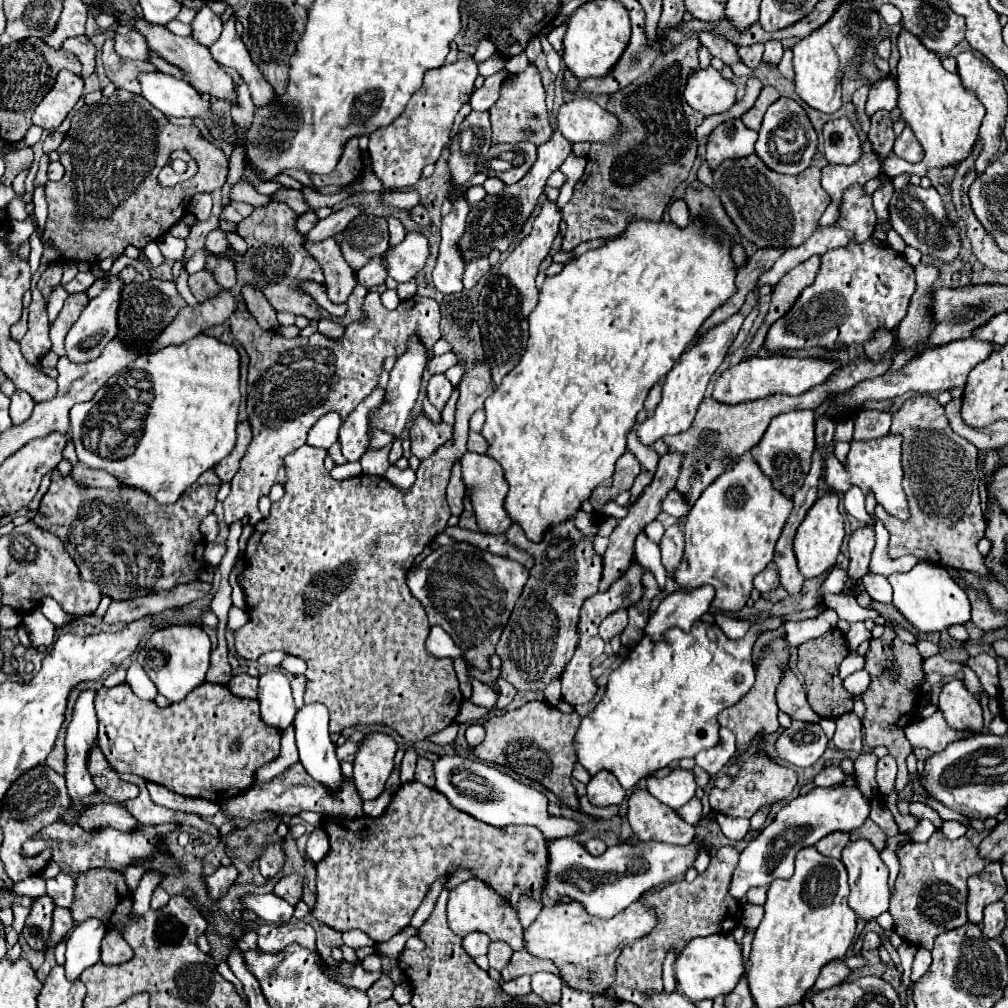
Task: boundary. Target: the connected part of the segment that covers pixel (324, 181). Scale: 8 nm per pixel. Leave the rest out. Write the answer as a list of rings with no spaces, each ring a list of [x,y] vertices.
[[[354,136],[352,140],[348,140],[348,144],[344,144],[344,152],[340,156],[340,164],[334,168],[334,172],[330,172],[328,176],[310,176],[312,184],[316,190],[336,184],[336,186],[350,186],[352,182],[358,180],[358,172],[362,170],[362,156],[360,156],[360,148],[358,148],[358,138]]]

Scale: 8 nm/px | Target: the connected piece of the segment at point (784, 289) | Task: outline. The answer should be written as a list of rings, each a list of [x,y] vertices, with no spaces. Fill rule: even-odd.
[[[812,256],[806,262],[802,262],[800,266],[796,266],[794,270],[790,270],[788,274],[782,276],[782,280],[772,290],[770,312],[768,312],[762,328],[758,330],[754,342],[748,346],[746,356],[754,356],[758,352],[758,348],[764,344],[764,336],[766,336],[770,324],[776,322],[780,316],[784,316],[784,312],[788,312],[792,308],[792,304],[796,302],[800,292],[814,282],[818,268],[820,268],[820,256]]]

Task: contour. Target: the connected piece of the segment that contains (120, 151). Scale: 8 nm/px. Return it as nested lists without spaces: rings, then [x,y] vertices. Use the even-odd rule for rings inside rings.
[[[116,90],[110,98],[102,98],[96,104],[82,106],[74,118],[72,126],[66,132],[64,142],[58,148],[60,162],[66,168],[66,174],[58,182],[46,182],[46,202],[48,202],[48,218],[42,240],[52,240],[54,248],[44,248],[42,264],[50,262],[90,262],[96,264],[112,254],[120,256],[128,244],[136,248],[144,248],[148,242],[164,236],[186,212],[190,200],[198,192],[214,192],[226,184],[228,176],[228,158],[214,142],[206,140],[202,132],[196,128],[180,128],[172,126],[170,120],[148,100],[128,90]],[[184,150],[188,152],[196,164],[198,174],[177,183],[169,188],[158,184],[158,172],[164,162],[168,162],[170,152]]]

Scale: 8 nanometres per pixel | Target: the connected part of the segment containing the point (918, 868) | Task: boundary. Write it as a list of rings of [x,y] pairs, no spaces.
[[[940,830],[932,834],[926,844],[906,842],[898,852],[900,874],[896,878],[896,892],[890,898],[890,914],[894,916],[894,930],[902,940],[932,950],[938,934],[964,926],[966,918],[966,882],[976,872],[982,872],[986,862],[978,856],[972,842],[962,836],[958,840],[946,840]]]

